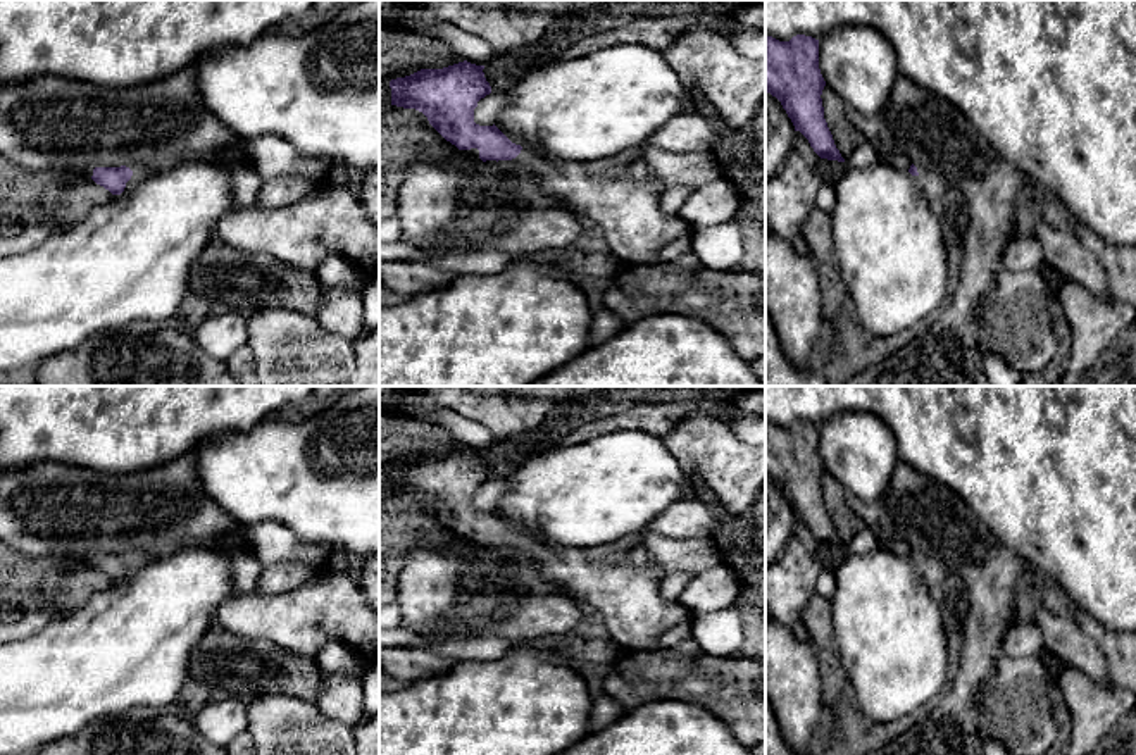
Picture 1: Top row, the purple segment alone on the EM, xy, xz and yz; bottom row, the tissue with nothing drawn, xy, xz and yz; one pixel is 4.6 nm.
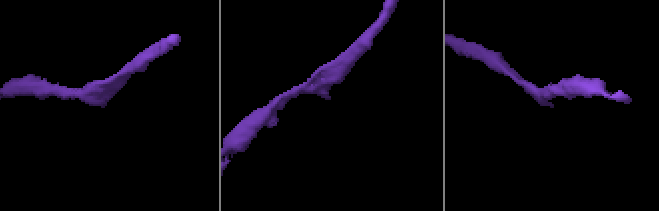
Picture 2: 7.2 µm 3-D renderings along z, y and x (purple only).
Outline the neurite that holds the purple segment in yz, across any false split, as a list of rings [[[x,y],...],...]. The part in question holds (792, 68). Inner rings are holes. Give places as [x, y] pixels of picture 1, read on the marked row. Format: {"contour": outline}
{"contour": [[[765,34],[765,91],[776,97],[795,131],[800,131],[821,159],[845,162],[824,119],[819,69],[819,40],[796,34],[779,41]]]}

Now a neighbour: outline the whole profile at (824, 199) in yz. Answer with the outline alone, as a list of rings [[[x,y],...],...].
[[[822,183],[815,195],[814,205],[824,212],[831,212],[834,207],[834,184]]]

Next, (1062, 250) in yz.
[[[1034,214],[1027,229],[1039,241],[1043,260],[1065,279],[1083,284],[1095,296],[1110,296],[1102,262],[1079,241],[1069,226],[1060,229],[1052,228],[1041,215]]]

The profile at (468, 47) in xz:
[[[433,28],[429,38],[445,43],[460,59],[476,66],[488,66],[496,59],[496,52],[484,40],[457,28]]]

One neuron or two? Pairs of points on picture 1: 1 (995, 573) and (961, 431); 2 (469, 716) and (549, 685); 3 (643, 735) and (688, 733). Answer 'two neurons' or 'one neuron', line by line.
1: two neurons
2: one neuron
3: one neuron

